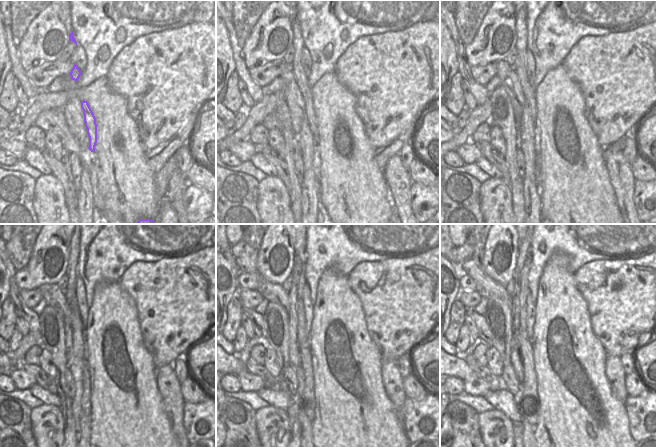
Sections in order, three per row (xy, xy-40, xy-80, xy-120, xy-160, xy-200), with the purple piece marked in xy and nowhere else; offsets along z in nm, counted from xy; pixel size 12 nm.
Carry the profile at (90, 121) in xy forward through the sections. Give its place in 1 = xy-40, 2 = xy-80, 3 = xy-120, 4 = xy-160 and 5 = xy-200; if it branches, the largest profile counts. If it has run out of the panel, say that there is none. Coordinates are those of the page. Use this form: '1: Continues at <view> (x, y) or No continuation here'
1: Continues at xy-40 (301, 79)
2: Continues at xy-80 (529, 91)
3: Continues at xy-120 (73, 244)
4: Continues at xy-160 (299, 247)
5: Continues at xy-200 (524, 244).

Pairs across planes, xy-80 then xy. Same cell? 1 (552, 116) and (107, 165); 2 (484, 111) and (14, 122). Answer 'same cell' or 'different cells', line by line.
1: same cell
2: different cells

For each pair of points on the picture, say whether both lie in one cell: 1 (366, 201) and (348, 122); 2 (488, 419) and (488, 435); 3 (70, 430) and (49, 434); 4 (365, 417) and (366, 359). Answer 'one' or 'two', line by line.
1: one
2: one
3: two
4: one

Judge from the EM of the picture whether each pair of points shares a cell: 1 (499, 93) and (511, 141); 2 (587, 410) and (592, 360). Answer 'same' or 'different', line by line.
1: same
2: same

